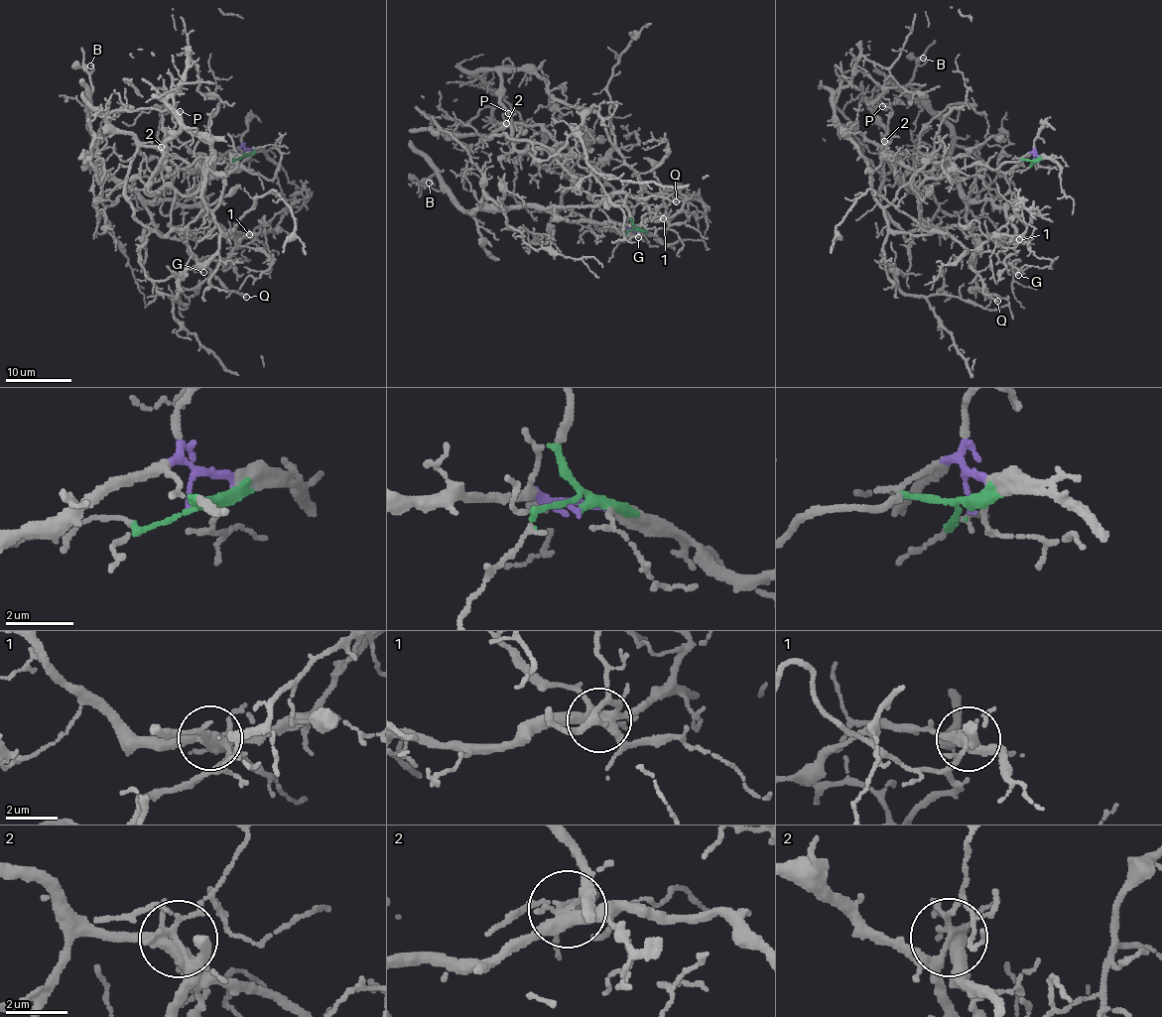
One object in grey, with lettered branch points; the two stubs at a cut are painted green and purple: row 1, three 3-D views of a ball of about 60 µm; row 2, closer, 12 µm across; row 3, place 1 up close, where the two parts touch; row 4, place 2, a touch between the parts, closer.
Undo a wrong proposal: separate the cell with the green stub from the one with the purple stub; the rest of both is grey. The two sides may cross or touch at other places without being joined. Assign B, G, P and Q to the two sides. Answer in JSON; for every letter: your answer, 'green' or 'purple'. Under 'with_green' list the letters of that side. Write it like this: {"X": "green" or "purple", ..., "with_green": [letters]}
{"B": "purple", "G": "purple", "P": "green", "Q": "purple", "with_green": ["P"]}

